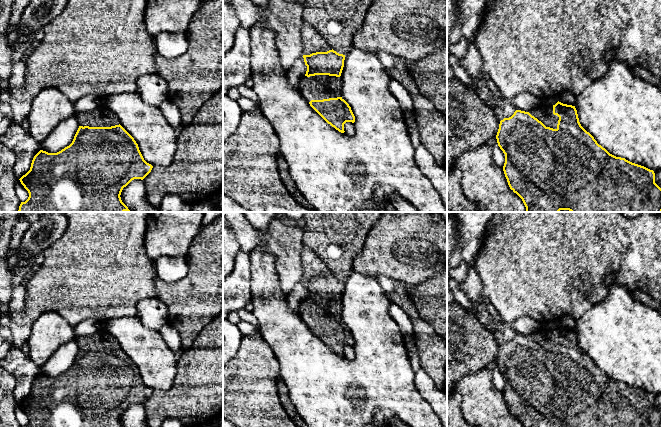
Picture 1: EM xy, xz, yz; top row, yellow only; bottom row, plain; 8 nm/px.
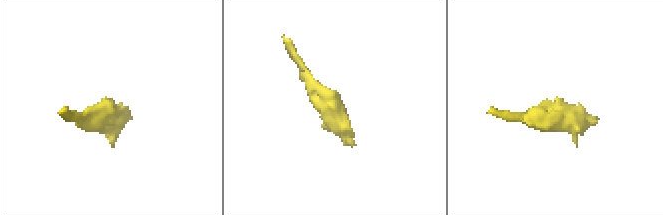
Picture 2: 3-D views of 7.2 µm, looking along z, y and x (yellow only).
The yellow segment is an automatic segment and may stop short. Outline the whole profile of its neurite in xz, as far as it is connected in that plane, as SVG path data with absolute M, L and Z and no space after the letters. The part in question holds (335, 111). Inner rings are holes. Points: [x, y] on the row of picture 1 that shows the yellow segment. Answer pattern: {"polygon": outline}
{"polygon": "M332 49L303 55L303 58L307 71L300 80L299 92L328 124L344 133L344 124L355 122L351 107L341 97L340 76L345 55Z"}

